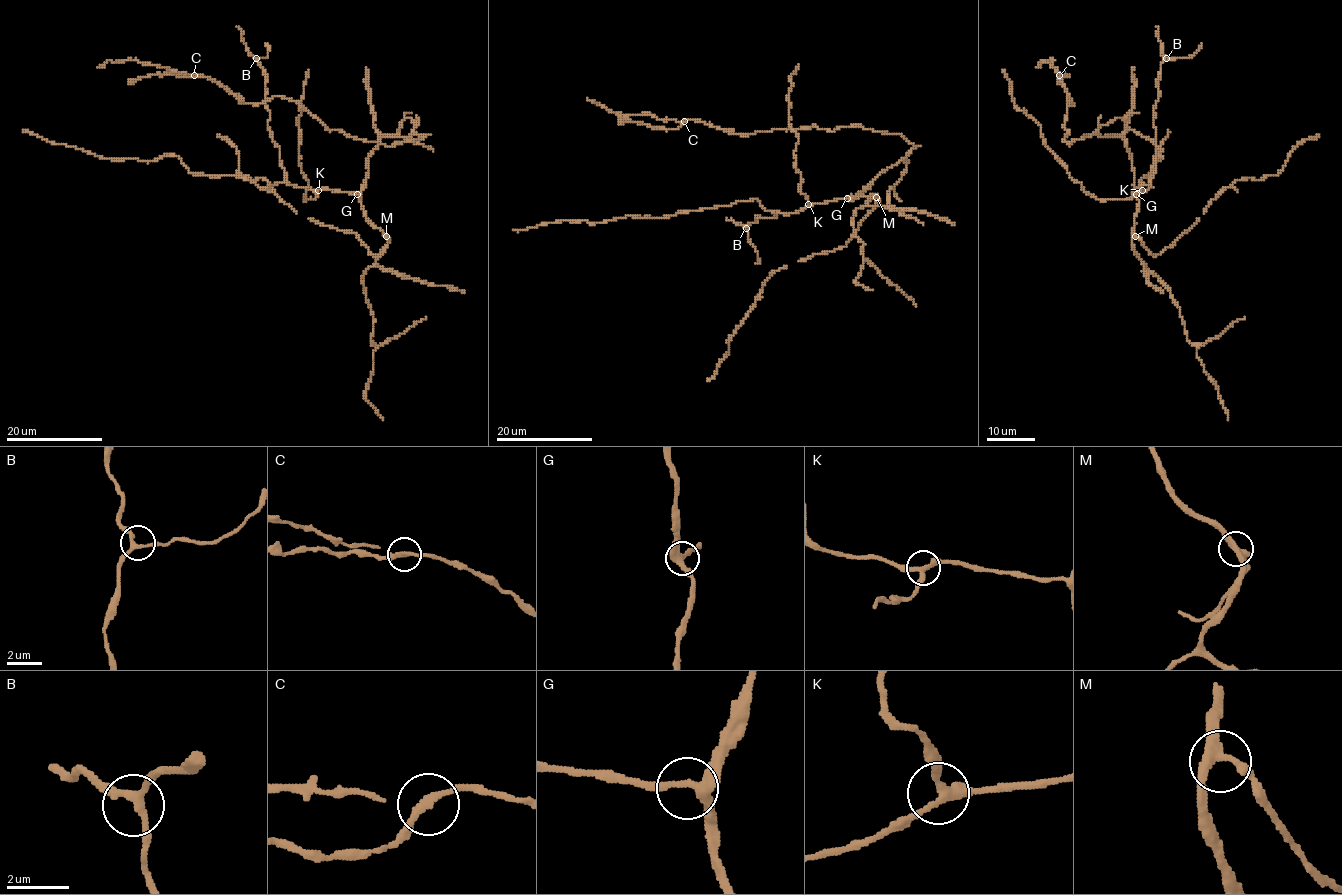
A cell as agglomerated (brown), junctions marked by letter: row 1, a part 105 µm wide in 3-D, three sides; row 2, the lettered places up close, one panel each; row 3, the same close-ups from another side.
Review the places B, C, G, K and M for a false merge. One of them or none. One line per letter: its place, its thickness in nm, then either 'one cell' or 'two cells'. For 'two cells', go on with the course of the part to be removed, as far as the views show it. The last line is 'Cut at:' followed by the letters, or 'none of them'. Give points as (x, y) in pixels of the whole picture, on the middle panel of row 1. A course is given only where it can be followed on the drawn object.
B: (746, 228) | 220 nm | one cell
C: (684, 121) | 180 nm | two cells | (684, 121), (677, 128), (665, 130), (618, 121)
G: (847, 198) | 260 nm | one cell
K: (808, 204) | 280 nm | one cell
M: (876, 197) | 300 nm | one cell
Cut at: C

